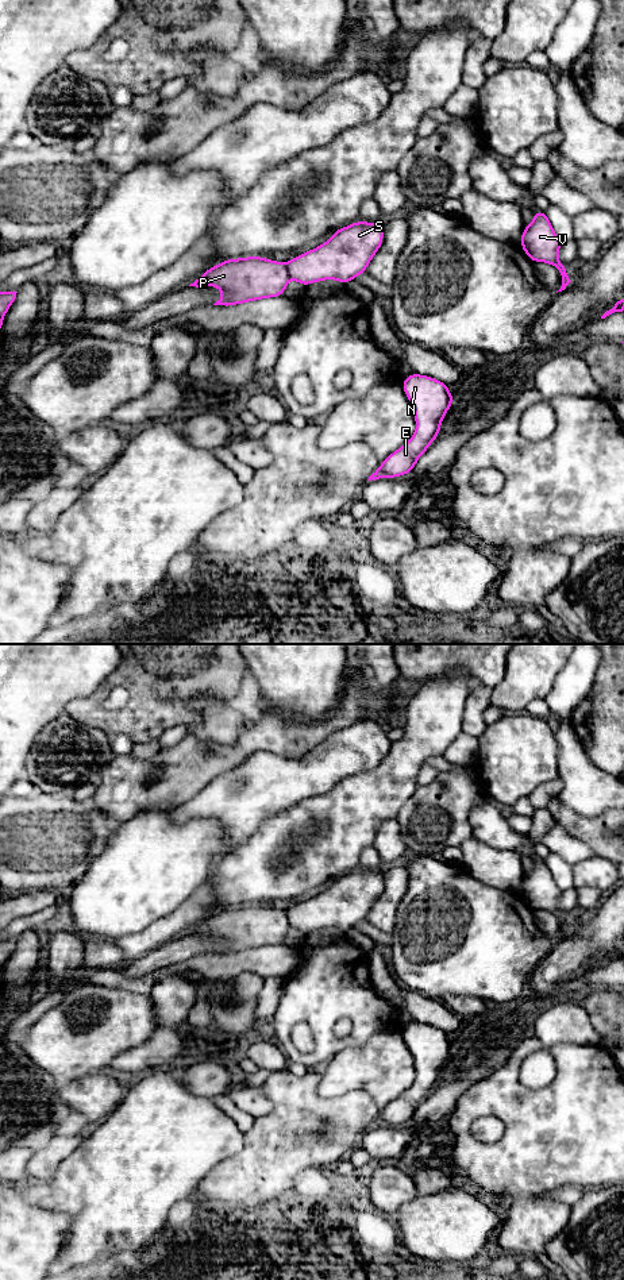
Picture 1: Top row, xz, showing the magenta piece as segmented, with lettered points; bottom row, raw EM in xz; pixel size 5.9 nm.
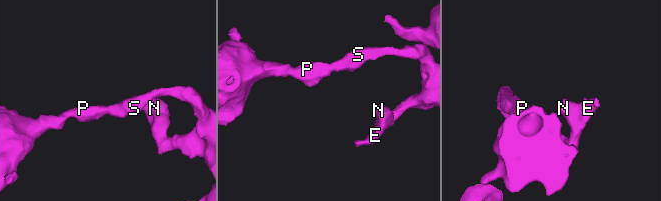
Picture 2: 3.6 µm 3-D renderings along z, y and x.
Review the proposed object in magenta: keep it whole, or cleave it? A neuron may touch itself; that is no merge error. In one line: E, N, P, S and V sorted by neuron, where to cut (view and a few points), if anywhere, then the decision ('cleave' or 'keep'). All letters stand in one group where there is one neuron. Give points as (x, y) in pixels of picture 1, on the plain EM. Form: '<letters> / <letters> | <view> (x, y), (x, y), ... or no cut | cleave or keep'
E N S V / P | xz (285, 913), (289, 925) | cleave

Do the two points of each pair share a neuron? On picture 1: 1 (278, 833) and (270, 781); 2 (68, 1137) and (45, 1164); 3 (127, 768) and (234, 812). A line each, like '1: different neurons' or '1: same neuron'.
1: different neurons
2: same neuron
3: different neurons

